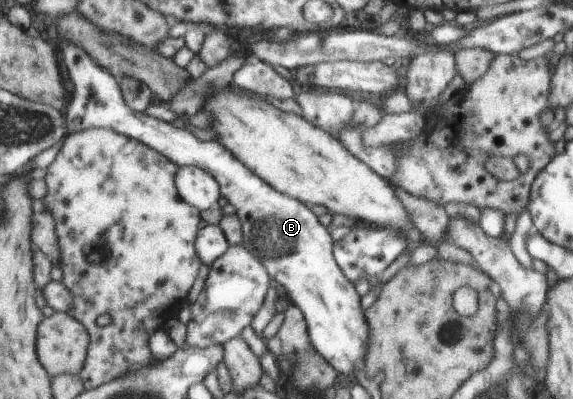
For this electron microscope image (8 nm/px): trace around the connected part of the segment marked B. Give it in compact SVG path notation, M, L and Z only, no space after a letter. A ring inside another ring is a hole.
M60 37L53 38L55 45L61 51L61 60L64 70L67 71L68 83L70 83L71 104L67 108L66 120L68 132L76 133L92 128L106 128L124 134L132 139L137 139L143 144L149 145L163 156L169 157L173 164L179 168L185 166L195 166L210 173L220 183L221 196L235 208L234 215L239 219L243 238L241 245L243 248L256 253L257 257L268 269L269 276L285 290L288 300L292 305L297 306L303 313L304 320L307 322L308 338L311 344L323 359L332 365L333 370L339 374L349 374L355 370L355 362L363 358L365 350L365 340L367 340L367 326L363 320L363 314L359 310L359 296L355 294L353 286L349 284L348 278L341 272L332 253L332 240L329 230L321 225L317 217L305 205L285 193L280 193L261 180L252 170L245 168L221 144L214 140L197 140L191 132L184 128L175 128L169 122L157 120L153 116L147 116L146 112L135 112L125 102L124 92L121 90L120 81L113 73L109 72L104 65L97 64L93 57L85 52L84 48L79 48L76 44L71 44Z

